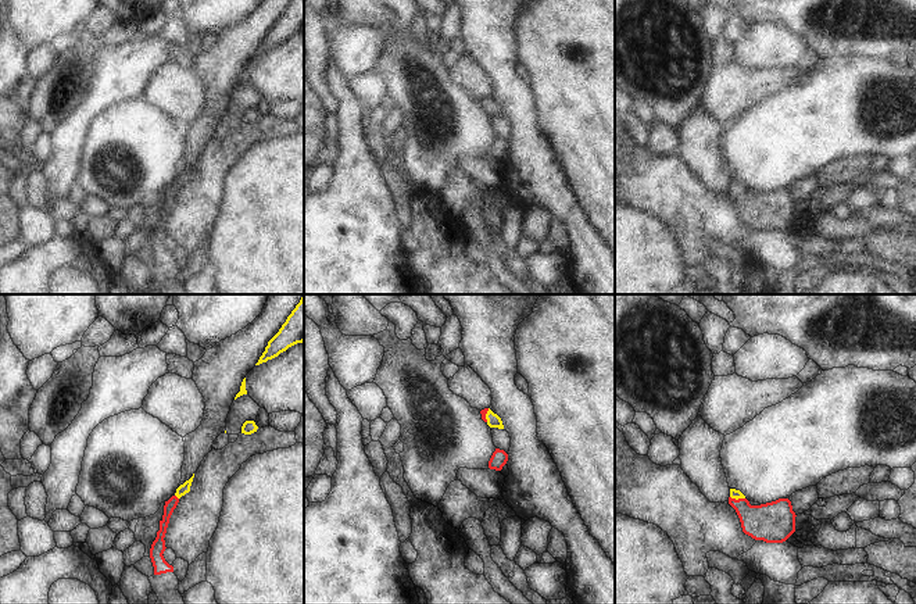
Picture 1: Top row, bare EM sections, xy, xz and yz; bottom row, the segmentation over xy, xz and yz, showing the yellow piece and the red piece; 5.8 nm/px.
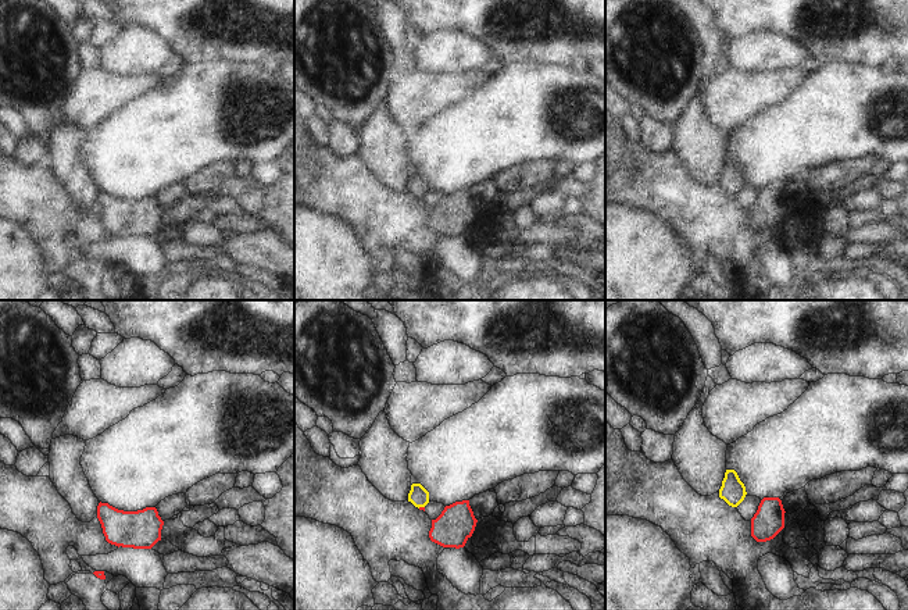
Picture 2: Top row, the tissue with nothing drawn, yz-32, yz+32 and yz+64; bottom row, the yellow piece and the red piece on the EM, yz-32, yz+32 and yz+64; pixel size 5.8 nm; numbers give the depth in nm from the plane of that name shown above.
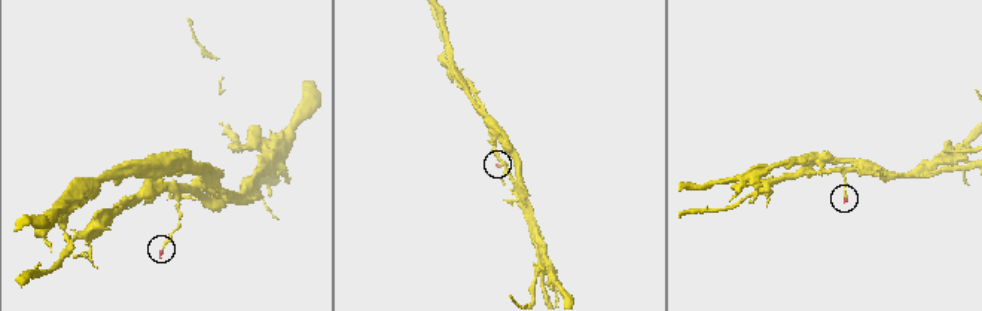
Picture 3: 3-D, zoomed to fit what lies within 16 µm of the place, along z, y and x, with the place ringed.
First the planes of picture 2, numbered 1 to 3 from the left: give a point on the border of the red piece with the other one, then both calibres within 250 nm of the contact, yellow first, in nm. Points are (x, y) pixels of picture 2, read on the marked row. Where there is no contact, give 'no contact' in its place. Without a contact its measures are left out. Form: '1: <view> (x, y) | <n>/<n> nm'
1: no contact
2: yz+32 (421, 506) | 110/20 nm
3: no contact

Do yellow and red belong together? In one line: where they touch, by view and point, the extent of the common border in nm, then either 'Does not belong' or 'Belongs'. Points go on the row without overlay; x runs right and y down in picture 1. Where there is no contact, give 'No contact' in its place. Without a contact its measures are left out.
Touches yellow at yz (737, 188). Shared border 90 nm. Belongs

